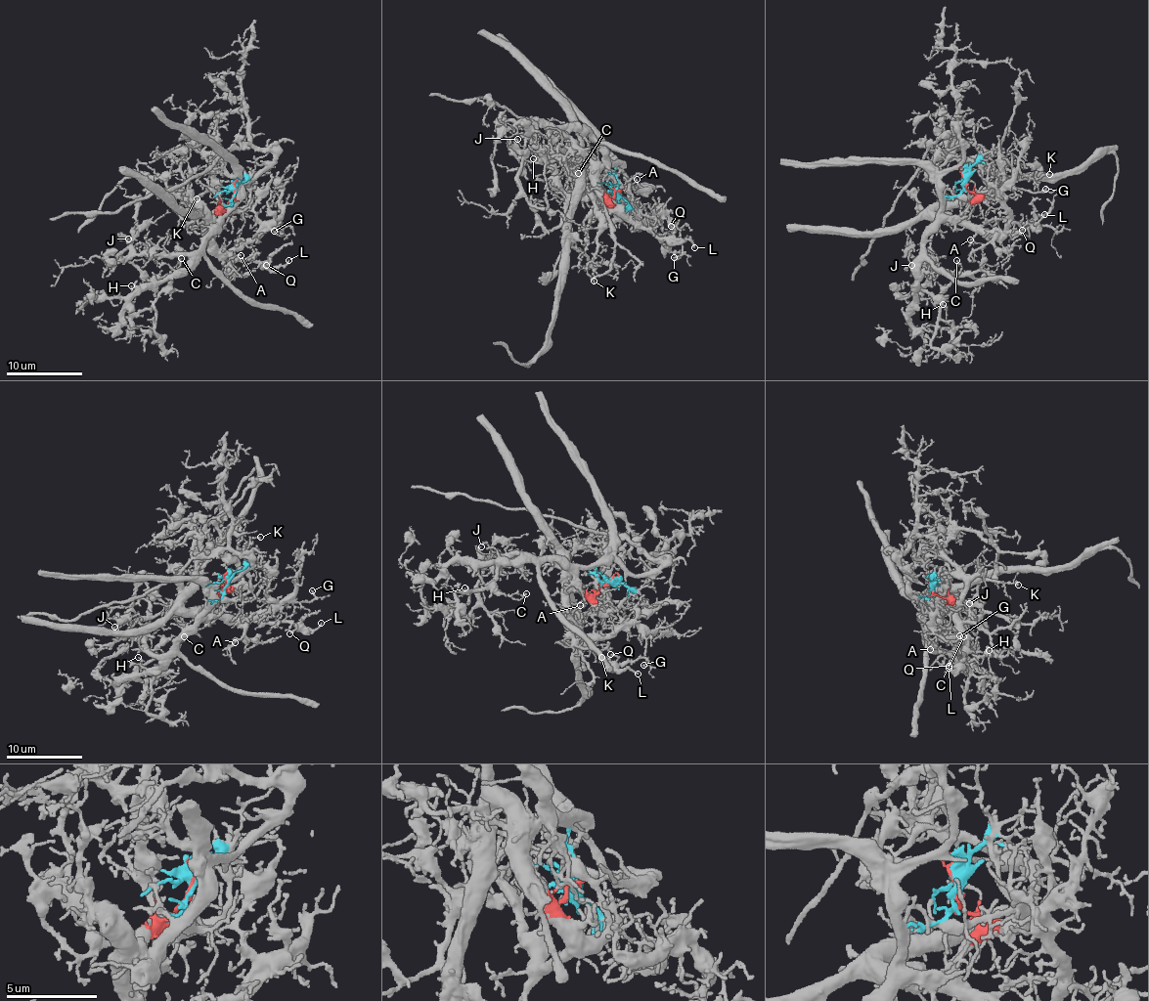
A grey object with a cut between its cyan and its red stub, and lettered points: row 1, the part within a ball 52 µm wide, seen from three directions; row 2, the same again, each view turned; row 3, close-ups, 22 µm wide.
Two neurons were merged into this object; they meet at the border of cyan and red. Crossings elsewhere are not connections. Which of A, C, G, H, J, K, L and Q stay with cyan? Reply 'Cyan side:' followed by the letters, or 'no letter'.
Cyan side: C, H, J

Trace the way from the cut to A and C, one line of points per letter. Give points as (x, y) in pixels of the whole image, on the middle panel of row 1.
A: (618, 191), (611, 197), (599, 187), (598, 192), (618, 204), (629, 203), (632, 196), (628, 188), (637, 179)
C: (618, 191), (607, 154), (596, 139), (579, 129), (563, 126), (552, 131), (550, 145), (557, 156), (579, 172)

